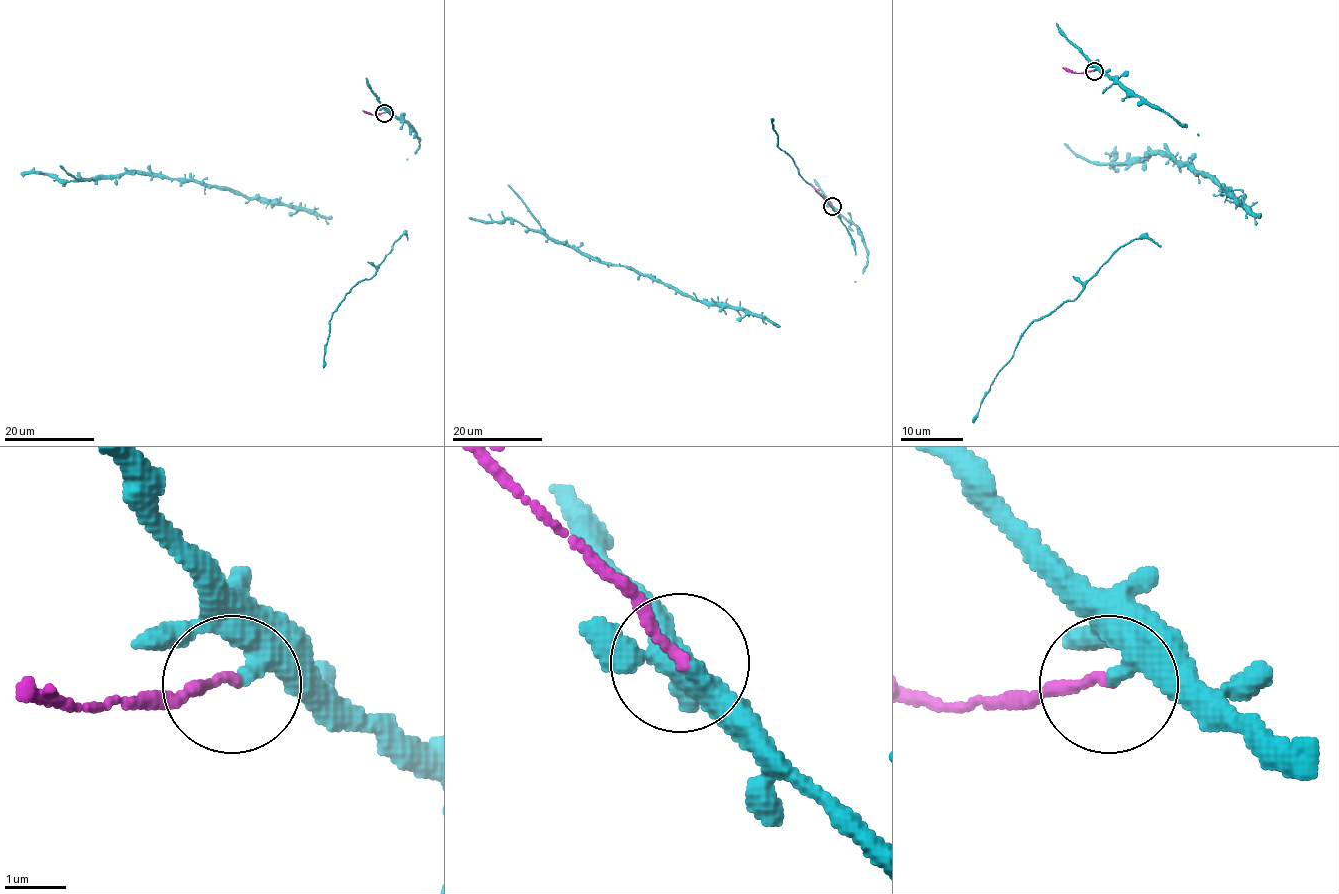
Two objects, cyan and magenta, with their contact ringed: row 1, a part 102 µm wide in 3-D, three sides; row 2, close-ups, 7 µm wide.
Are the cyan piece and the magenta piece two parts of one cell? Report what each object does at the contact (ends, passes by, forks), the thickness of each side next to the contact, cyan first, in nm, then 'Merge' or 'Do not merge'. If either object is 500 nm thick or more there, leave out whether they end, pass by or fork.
At the ring cyan ends. At the ring magenta ends. Thickness 360 nm (cyan) against 160 nm. Do not merge

